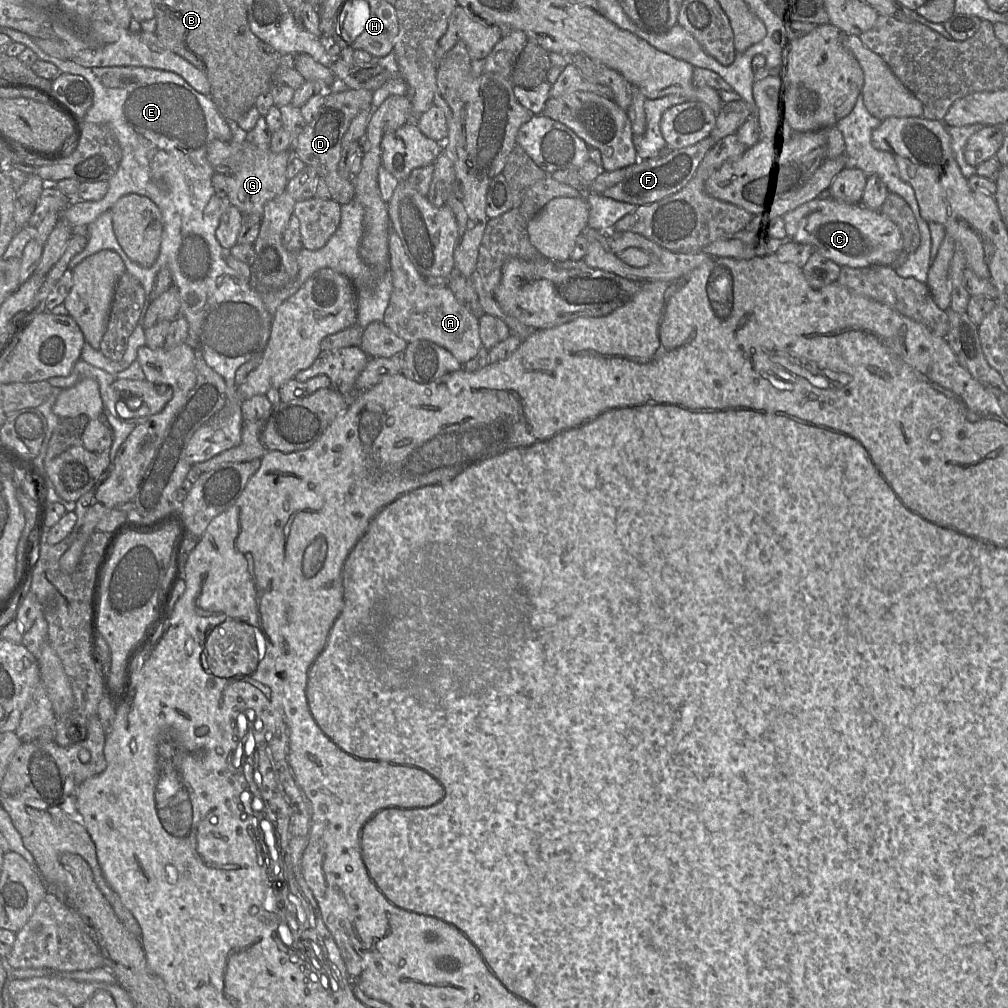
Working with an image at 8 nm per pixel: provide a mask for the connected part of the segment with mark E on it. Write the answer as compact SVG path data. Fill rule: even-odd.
M12 28L5 30L12 41L22 43L30 48L38 59L54 64L62 73L80 75L85 78L93 90L93 103L83 120L96 124L108 124L114 130L119 141L122 157L116 173L108 180L108 191L99 201L72 202L61 212L60 219L65 220L74 228L79 225L88 225L95 221L102 213L111 210L115 203L124 195L135 193L150 198L160 209L163 220L163 233L159 256L151 267L142 267L133 262L126 253L120 249L116 251L124 261L127 271L136 277L142 284L146 300L141 310L139 323L128 338L127 348L120 361L107 358L100 350L93 348L85 342L81 352L81 358L75 363L72 372L68 376L55 376L48 379L53 386L50 395L39 405L38 410L48 416L48 407L57 398L59 387L69 388L83 378L95 379L100 388L103 400L103 414L107 417L113 429L113 442L110 450L111 463L116 454L135 428L135 424L124 422L113 416L106 408L108 403L108 388L116 380L115 375L128 368L137 359L137 350L146 344L143 320L148 307L152 302L150 293L156 276L161 268L168 268L173 277L173 285L177 287L181 309L180 315L188 322L187 343L194 349L203 353L206 363L220 374L226 383L226 403L224 407L203 424L192 435L185 450L186 460L190 465L206 461L213 456L241 443L242 439L242 410L235 383L236 371L243 363L250 360L265 350L271 334L273 316L267 311L259 293L253 289L249 280L238 275L226 263L226 251L216 237L216 230L221 216L232 205L228 198L219 197L212 184L214 169L207 158L208 145L215 139L222 142L231 142L238 133L234 125L226 120L218 111L210 96L203 95L192 88L180 75L166 70L135 67L135 66L110 66L110 67L83 67L70 60L61 60L45 53L27 34Z

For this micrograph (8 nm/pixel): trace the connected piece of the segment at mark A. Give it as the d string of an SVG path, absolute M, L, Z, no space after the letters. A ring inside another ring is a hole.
M393 230L389 235L389 255L393 290L384 314L384 323L408 343L427 340L447 349L462 365L476 356L482 346L478 318L456 299L448 286L433 287L427 284L425 277L419 273L408 257L399 235Z

